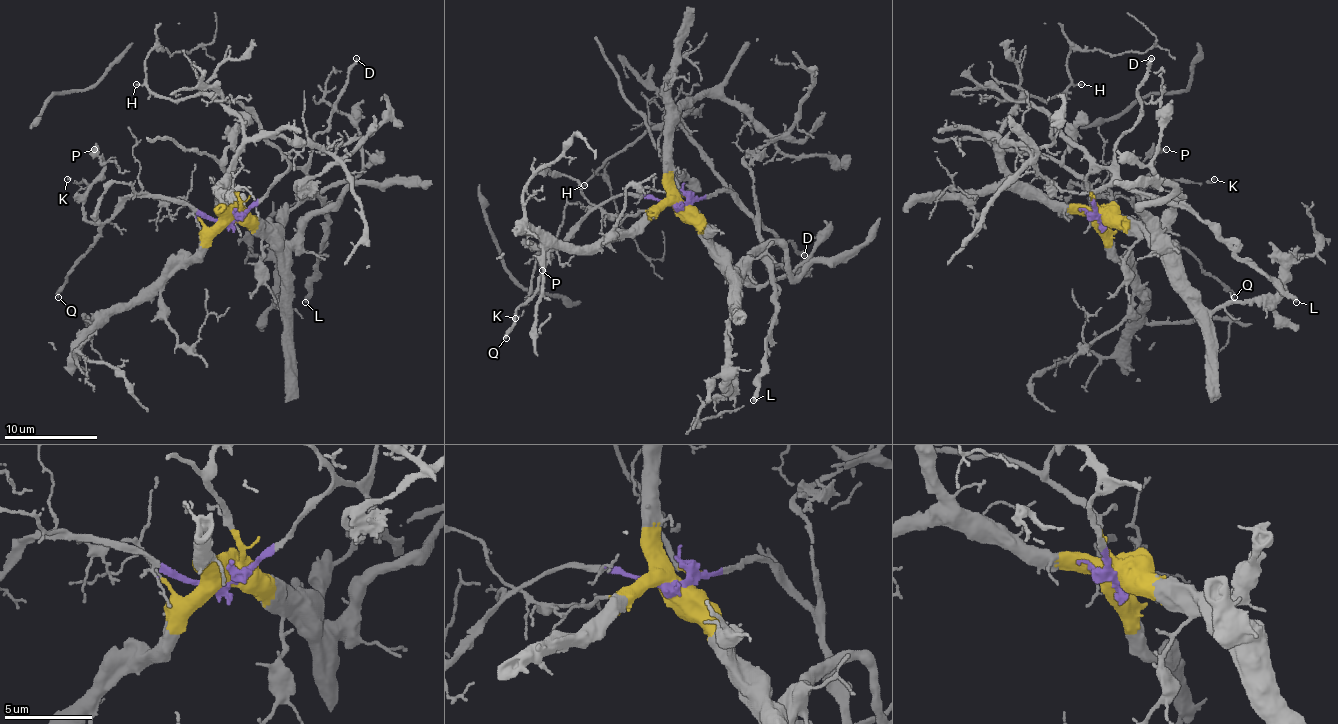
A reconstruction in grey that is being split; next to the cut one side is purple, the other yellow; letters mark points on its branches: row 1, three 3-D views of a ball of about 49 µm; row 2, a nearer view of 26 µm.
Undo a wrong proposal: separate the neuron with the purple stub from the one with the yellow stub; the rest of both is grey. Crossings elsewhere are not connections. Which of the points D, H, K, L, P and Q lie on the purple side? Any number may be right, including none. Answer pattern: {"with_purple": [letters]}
{"with_purple": ["D", "K", "L", "P", "Q"]}

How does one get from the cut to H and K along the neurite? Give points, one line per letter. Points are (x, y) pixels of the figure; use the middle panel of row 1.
H: (677, 205), (672, 181), (672, 121), (691, 102), (684, 114), (646, 130), (614, 153), (583, 186)
K: (677, 205), (635, 195), (607, 200), (590, 209), (579, 228), (551, 246), (532, 246), (532, 293), (516, 319)

